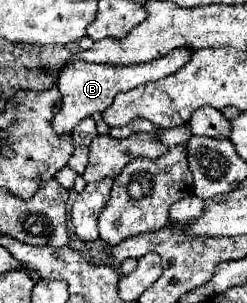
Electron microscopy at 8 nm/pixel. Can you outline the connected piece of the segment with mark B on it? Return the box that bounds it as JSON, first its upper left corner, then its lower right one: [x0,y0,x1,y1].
[51,49,191,135]

